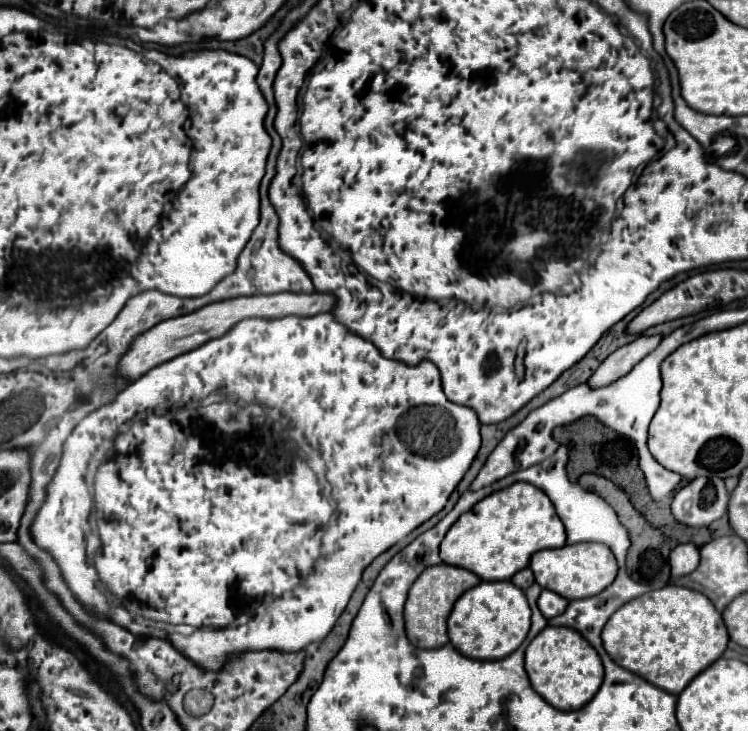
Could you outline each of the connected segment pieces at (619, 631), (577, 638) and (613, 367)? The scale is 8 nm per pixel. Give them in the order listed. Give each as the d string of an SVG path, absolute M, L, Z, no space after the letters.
M677 585L649 591L617 609L601 637L605 651L617 665L673 695L679 695L695 675L717 661L729 643L727 627L715 605L703 593Z
M547 625L525 651L525 671L533 689L555 709L573 711L587 705L603 683L603 665L591 643L571 627Z
M641 335L635 341L619 347L615 353L611 353L601 365L599 369L593 373L593 377L589 379L589 385L593 387L601 387L601 385L609 385L613 381L617 381L619 377L627 375L647 353L651 353L659 341L663 339L663 335Z

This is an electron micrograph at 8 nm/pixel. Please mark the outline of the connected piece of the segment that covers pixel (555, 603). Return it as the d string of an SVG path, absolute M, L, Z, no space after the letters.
M541 591L539 599L537 599L537 605L539 605L539 609L541 609L541 613L543 613L545 619L561 615L565 611L567 603L569 601L565 597L561 597L561 595L553 593L553 591Z

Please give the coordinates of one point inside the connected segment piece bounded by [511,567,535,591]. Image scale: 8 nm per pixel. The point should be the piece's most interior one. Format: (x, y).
(524, 578)

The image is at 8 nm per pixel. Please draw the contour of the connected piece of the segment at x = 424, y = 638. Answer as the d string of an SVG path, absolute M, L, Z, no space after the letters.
M433 565L427 567L413 583L413 587L409 589L409 599L405 603L405 631L407 637L413 645L421 647L421 649L435 649L435 647L443 647L445 643L449 643L447 637L447 617L455 605L455 601L471 587L475 587L481 579L461 567L453 567L453 565Z

